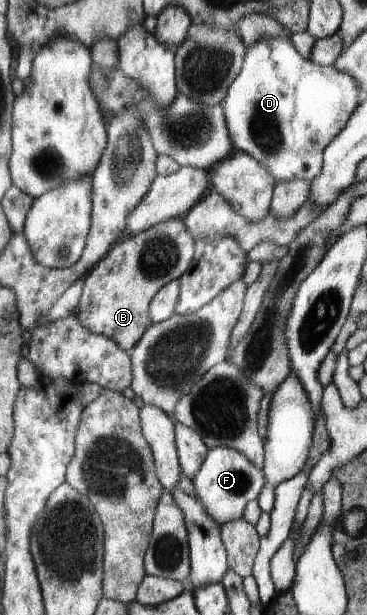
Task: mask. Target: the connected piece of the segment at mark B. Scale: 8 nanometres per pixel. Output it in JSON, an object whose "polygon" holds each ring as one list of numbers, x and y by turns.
{"polygon":[[183,217,122,238,88,272,80,302,74,309,75,316,89,332,111,337,123,350,130,352,151,326,148,308,152,298,160,288,188,271,194,252,195,240]]}

